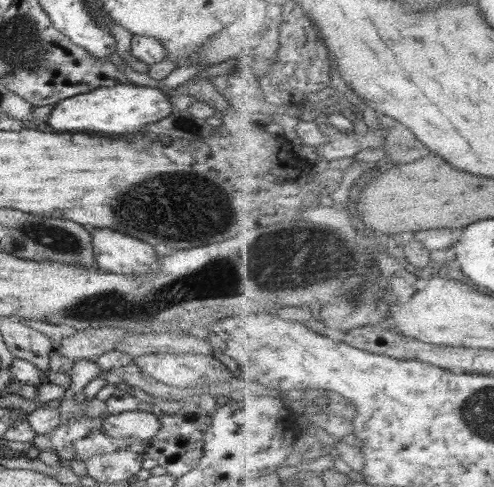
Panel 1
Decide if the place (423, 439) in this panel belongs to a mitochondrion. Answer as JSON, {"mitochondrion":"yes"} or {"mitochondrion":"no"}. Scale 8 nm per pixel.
{"mitochondrion":"no"}

